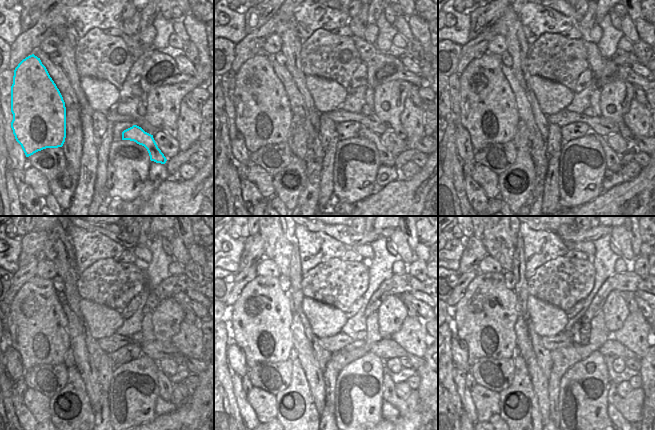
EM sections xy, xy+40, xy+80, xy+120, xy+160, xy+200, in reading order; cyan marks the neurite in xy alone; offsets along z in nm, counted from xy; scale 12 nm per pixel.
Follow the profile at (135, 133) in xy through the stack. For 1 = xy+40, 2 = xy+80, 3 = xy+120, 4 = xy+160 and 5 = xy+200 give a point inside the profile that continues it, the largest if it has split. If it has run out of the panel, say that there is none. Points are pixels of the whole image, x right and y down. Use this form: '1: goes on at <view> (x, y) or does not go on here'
1: goes on at xy+40 (386, 158)
2: goes on at xy+80 (613, 161)
3: goes on at xy+120 (165, 386)
4: goes on at xy+160 (408, 405)
5: goes on at xy+200 (630, 407)

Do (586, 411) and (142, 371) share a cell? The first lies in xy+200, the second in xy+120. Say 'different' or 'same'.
same

